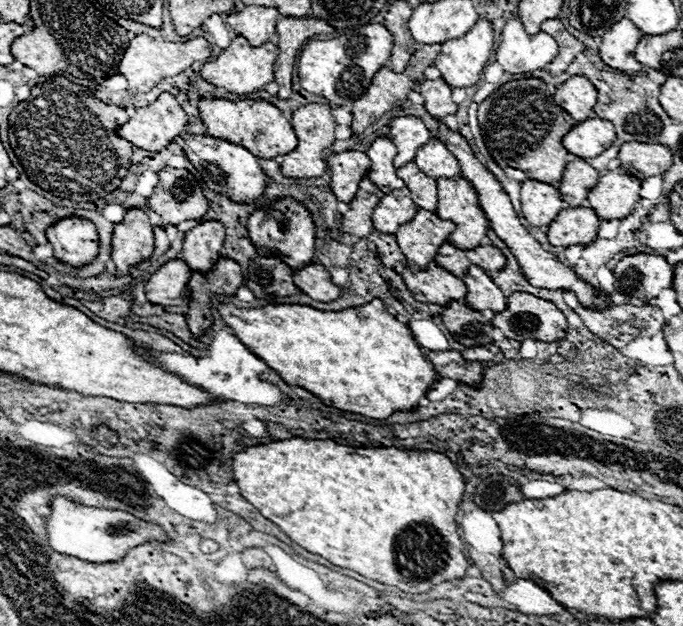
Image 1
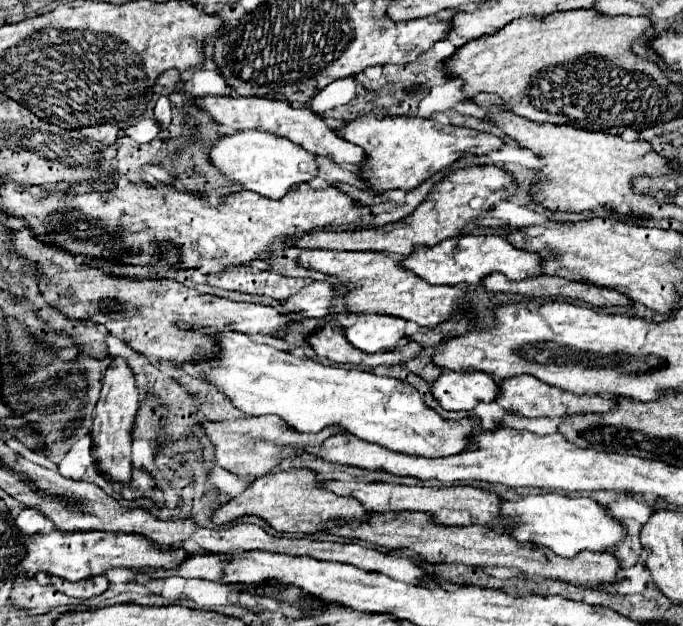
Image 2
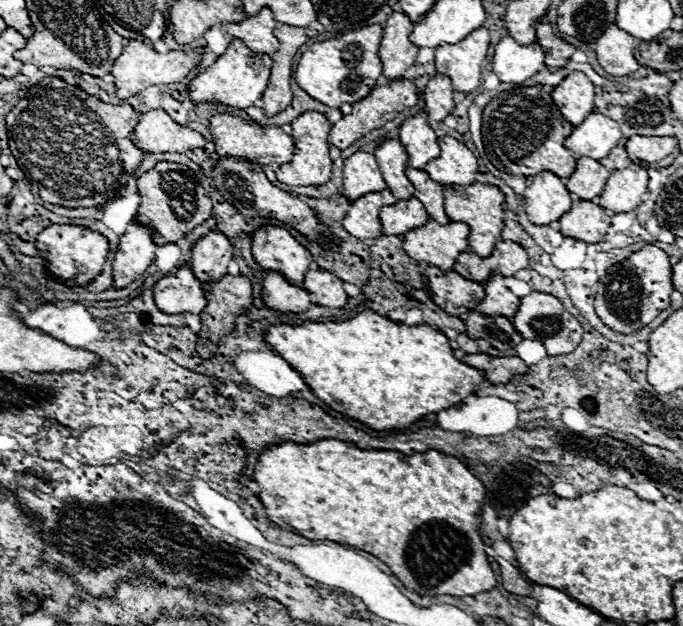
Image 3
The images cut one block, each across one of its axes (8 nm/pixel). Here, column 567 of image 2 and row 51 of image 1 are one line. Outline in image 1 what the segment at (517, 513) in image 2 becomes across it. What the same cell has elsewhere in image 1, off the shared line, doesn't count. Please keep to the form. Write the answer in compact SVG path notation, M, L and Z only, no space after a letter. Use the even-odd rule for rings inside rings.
M518 18L508 20L508 24L502 30L500 44L496 48L496 62L504 68L508 74L524 74L524 72L534 72L534 70L544 70L558 54L558 44L552 36L538 32L536 36L526 34L524 26L520 24Z

